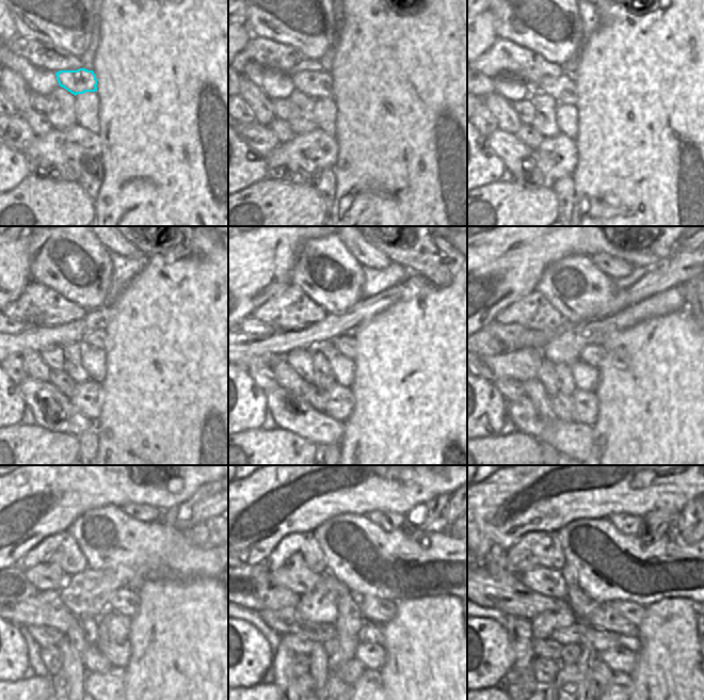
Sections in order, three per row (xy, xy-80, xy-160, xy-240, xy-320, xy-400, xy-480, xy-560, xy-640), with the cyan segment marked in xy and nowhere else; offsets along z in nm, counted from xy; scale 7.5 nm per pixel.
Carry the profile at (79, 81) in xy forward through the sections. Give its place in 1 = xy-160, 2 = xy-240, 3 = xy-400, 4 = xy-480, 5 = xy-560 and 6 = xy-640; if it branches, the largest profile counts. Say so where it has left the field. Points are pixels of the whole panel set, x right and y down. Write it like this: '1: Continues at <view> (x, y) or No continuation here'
1: Continues at xy-160 (563, 89)
2: Continues at xy-240 (98, 338)
3: Continues at xy-400 (593, 354)
4: Continues at xy-480 (126, 601)
5: Continues at xy-560 (377, 610)
6: Continues at xy-640 (634, 613).

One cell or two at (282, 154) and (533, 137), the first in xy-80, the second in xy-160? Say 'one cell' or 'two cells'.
two cells

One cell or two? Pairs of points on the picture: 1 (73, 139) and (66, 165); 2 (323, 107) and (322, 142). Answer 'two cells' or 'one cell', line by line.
1: one cell
2: two cells

